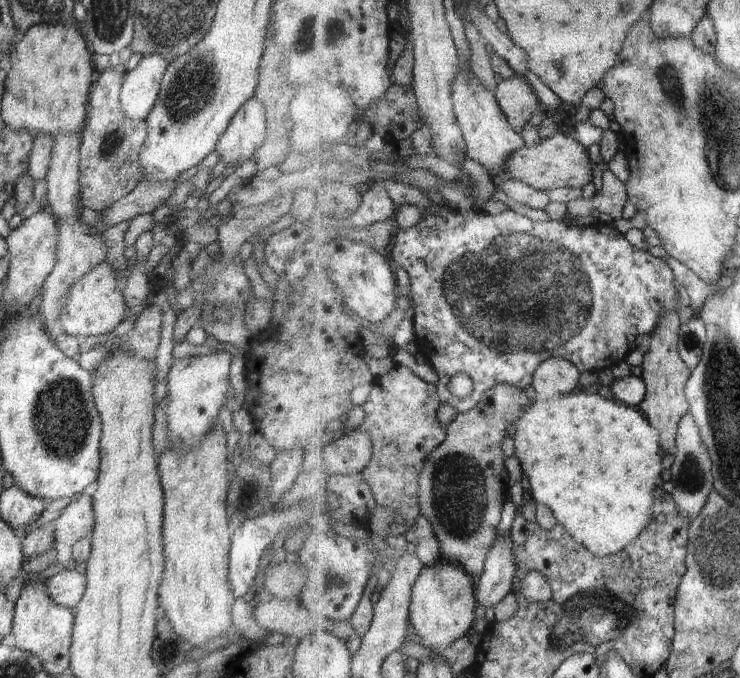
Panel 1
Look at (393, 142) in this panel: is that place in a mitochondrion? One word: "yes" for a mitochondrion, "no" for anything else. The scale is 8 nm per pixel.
no

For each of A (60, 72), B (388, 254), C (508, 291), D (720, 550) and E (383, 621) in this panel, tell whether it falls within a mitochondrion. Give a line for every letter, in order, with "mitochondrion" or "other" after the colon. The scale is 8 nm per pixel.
A: other
B: other
C: mitochondrion
D: mitochondrion
E: other

